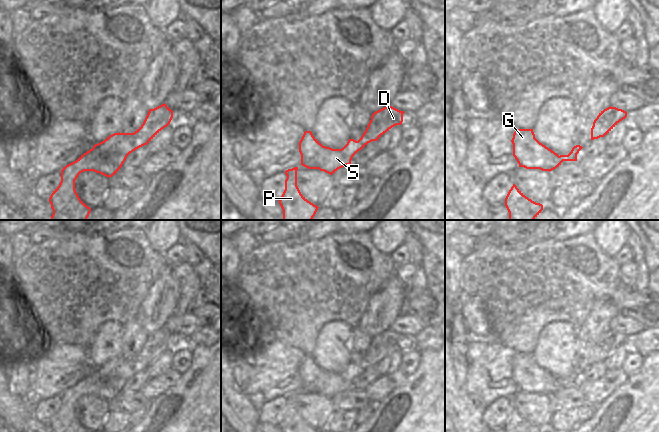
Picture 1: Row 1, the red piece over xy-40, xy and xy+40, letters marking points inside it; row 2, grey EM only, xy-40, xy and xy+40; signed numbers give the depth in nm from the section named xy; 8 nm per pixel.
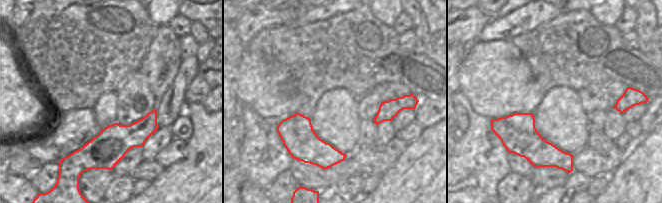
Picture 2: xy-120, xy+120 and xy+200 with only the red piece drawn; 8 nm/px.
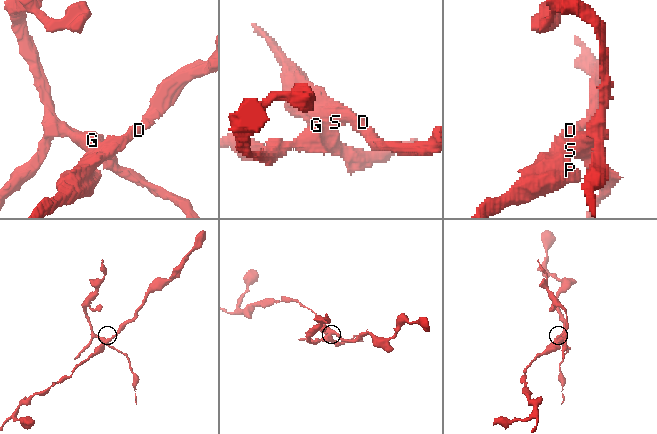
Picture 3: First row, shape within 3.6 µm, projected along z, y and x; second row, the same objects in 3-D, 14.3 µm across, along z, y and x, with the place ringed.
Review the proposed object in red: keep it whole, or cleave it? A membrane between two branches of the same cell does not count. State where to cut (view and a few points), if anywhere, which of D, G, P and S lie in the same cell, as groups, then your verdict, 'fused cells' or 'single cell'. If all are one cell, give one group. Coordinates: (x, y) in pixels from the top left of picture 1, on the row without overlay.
xy (323, 370), (317, 382), (318, 392) | D P S / G | fused cells

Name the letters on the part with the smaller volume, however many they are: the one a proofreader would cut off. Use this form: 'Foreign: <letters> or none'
Foreign: G.

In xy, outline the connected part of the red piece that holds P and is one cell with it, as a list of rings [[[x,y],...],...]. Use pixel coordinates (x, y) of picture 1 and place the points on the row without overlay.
[[[298,391],[285,395],[285,414],[279,424],[281,432],[319,432],[308,425],[300,416],[297,410]]]

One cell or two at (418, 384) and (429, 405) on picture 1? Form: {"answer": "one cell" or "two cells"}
{"answer": "one cell"}

